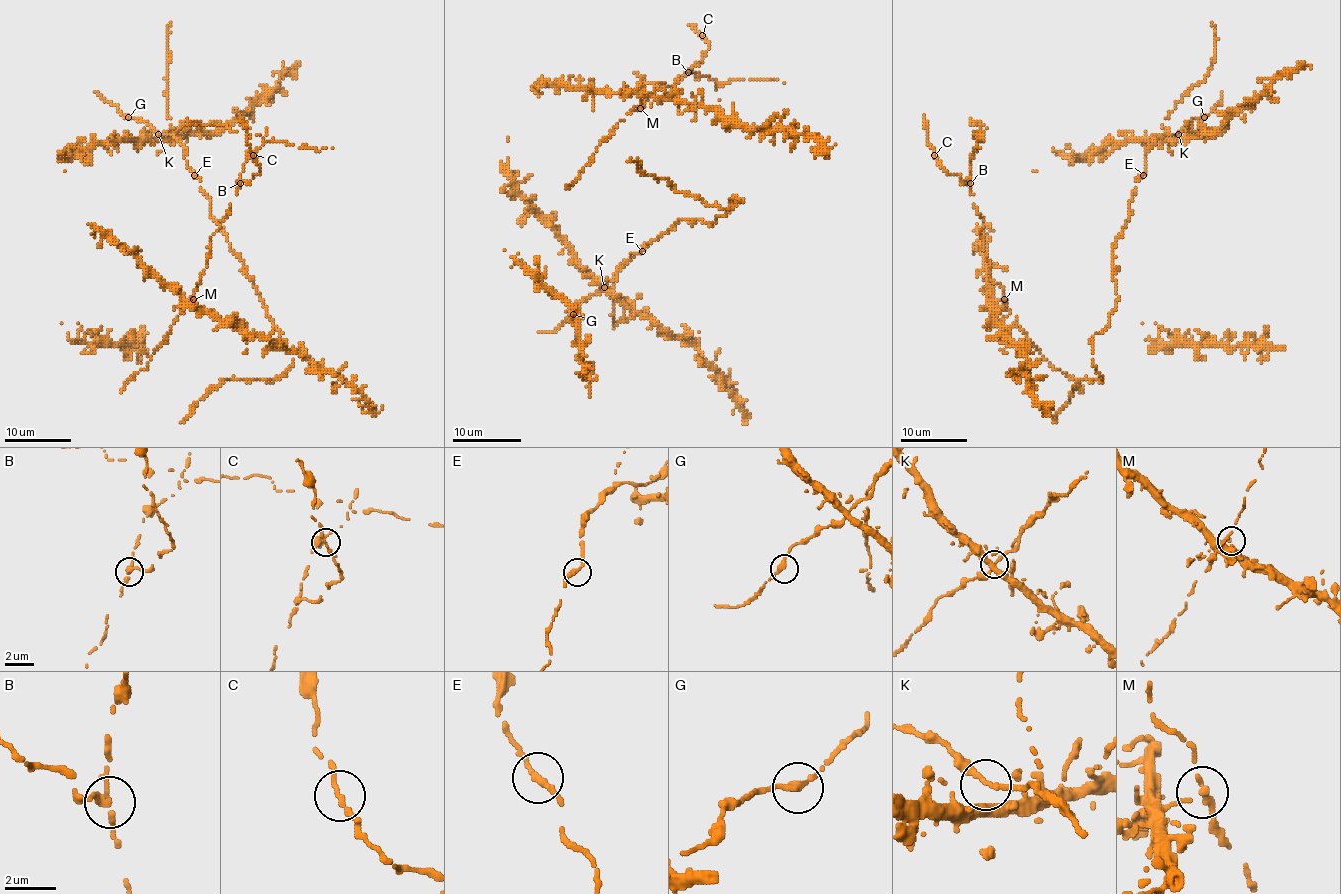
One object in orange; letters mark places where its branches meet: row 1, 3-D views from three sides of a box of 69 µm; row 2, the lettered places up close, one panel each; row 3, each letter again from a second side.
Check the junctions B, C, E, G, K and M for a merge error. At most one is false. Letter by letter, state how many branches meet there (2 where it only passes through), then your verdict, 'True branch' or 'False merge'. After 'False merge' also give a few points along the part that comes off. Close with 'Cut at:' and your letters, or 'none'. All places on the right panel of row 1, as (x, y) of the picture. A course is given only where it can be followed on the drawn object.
B: Branches: 3. False merge. Course of the part to remove: (969, 183), (971, 159), (978, 137), (974, 131), (983, 124), (973, 124), (969, 119)
C: Branches: 2. True branch
E: Branches: 2. True branch
G: Branches: 2. True branch
K: Branches: 3. True branch
M: Branches: 3. True branch
Cut at: B

